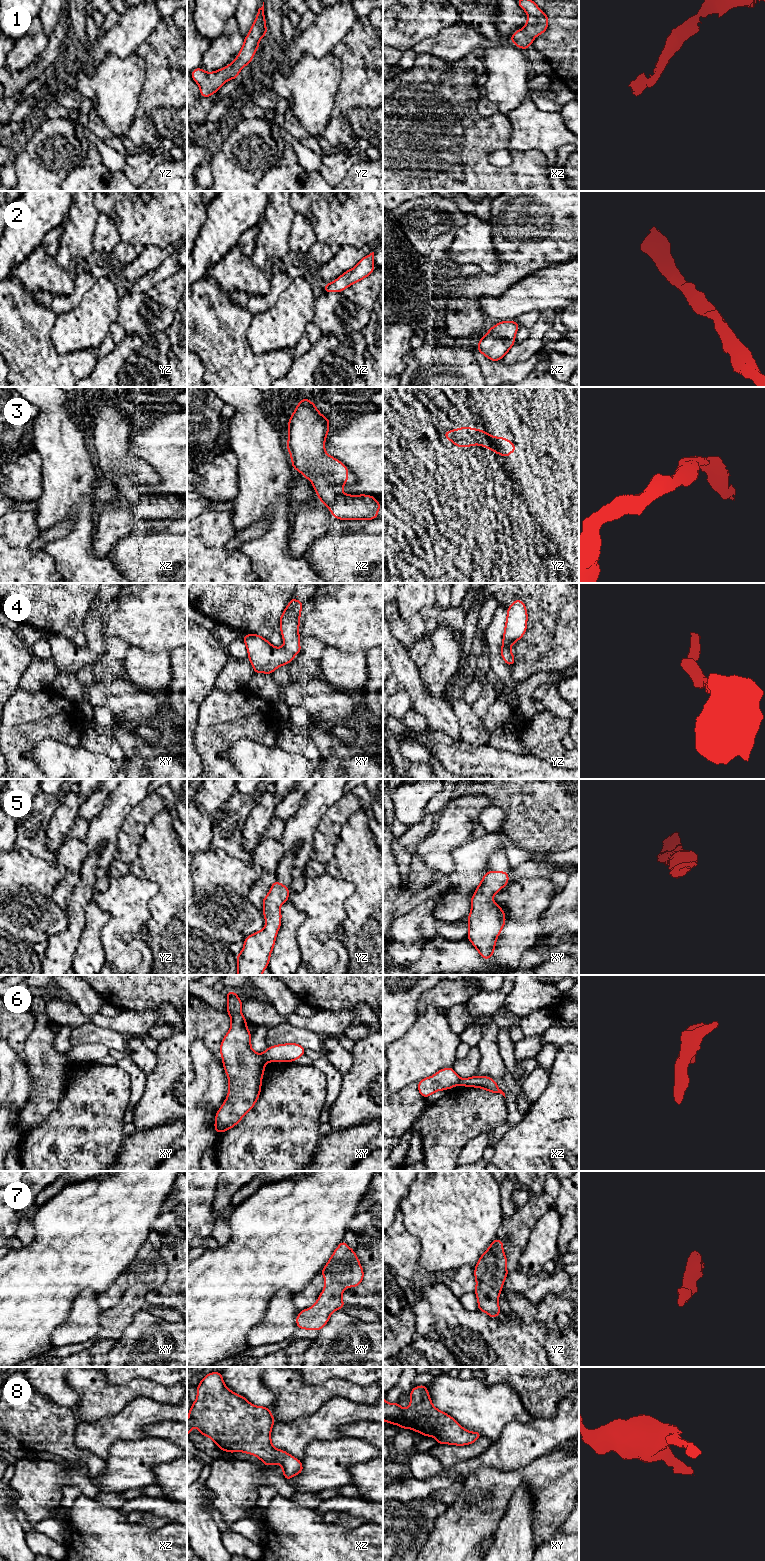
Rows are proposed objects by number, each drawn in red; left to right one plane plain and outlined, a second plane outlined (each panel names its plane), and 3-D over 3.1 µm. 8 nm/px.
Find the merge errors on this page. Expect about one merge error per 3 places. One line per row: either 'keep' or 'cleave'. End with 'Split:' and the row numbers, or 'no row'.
1: keep
2: keep
3: keep
4: keep
5: keep
6: cleave
7: keep
8: keep
Split: 6

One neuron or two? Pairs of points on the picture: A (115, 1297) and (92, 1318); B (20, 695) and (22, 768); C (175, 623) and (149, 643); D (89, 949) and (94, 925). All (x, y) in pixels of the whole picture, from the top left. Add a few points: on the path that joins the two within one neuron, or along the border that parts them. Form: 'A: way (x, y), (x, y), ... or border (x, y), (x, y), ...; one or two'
A: border (95, 1301), (103, 1310); two
B: way (23, 713), (23, 726), (17, 736), (17, 750); one
C: way (169, 623), (155, 637); one
D: way (90, 943), (91, 931); one

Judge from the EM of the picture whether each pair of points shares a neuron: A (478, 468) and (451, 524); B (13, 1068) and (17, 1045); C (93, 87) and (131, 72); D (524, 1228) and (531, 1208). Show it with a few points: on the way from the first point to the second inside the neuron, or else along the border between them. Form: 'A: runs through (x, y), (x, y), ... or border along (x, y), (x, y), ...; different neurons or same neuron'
A: border along (458, 511), (474, 529); different neurons
B: border along (10, 1045), (19, 1056), (25, 1057); different neurons
C: runs through (102, 87), (114, 87), (122, 80); same neuron
D: runs through (524, 1223), (524, 1218), (529, 1213); same neuron

